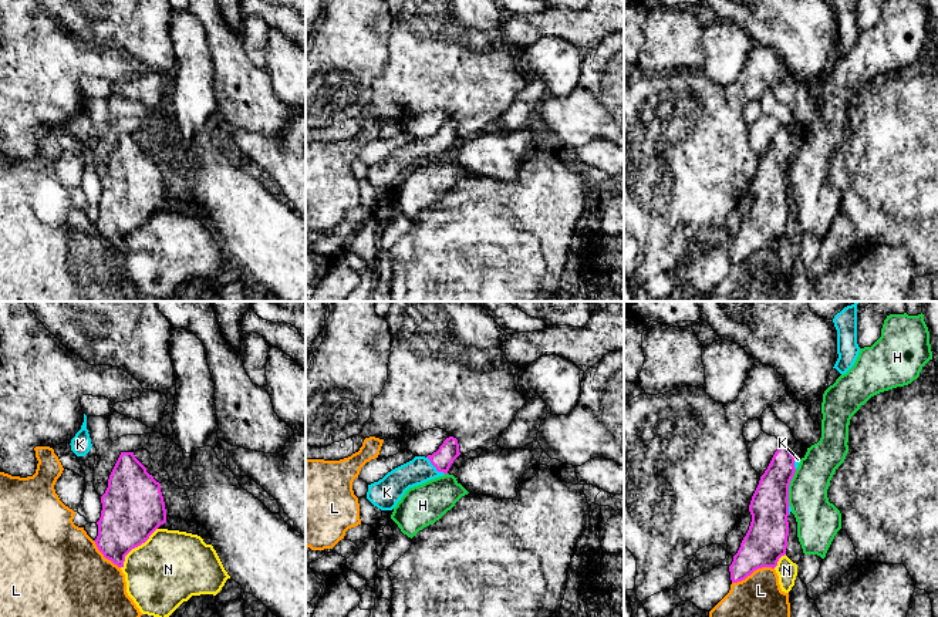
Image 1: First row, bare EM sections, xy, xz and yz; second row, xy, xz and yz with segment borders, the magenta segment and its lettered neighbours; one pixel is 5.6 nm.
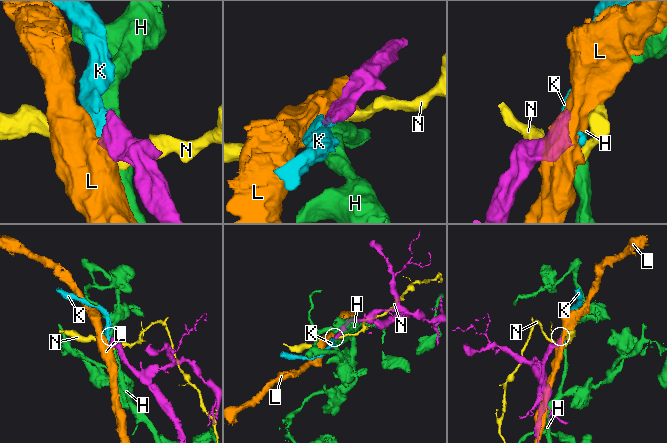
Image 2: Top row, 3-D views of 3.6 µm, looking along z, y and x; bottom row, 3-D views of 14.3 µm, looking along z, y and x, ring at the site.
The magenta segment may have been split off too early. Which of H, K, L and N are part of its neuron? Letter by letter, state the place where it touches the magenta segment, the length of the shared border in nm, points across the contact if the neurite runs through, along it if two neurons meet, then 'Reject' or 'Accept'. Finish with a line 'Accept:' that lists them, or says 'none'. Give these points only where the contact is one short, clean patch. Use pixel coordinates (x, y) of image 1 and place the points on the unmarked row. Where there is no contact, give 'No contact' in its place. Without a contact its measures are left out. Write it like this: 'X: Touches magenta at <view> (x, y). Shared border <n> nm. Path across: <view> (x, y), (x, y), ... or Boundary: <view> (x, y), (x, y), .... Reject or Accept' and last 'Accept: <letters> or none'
H: Touches magenta at yz (788, 169). Shared border 220 nm. Reject
K: Touches magenta at xz (435, 148). Shared border 150 nm. Accept
L: Touches magenta at yz (752, 253). Shared border 260 nm. Reject
N: Touches magenta at xy (135, 228). Shared border 300 nm. Reject
Accept: K

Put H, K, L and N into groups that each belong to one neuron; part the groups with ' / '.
H / K / L / N

